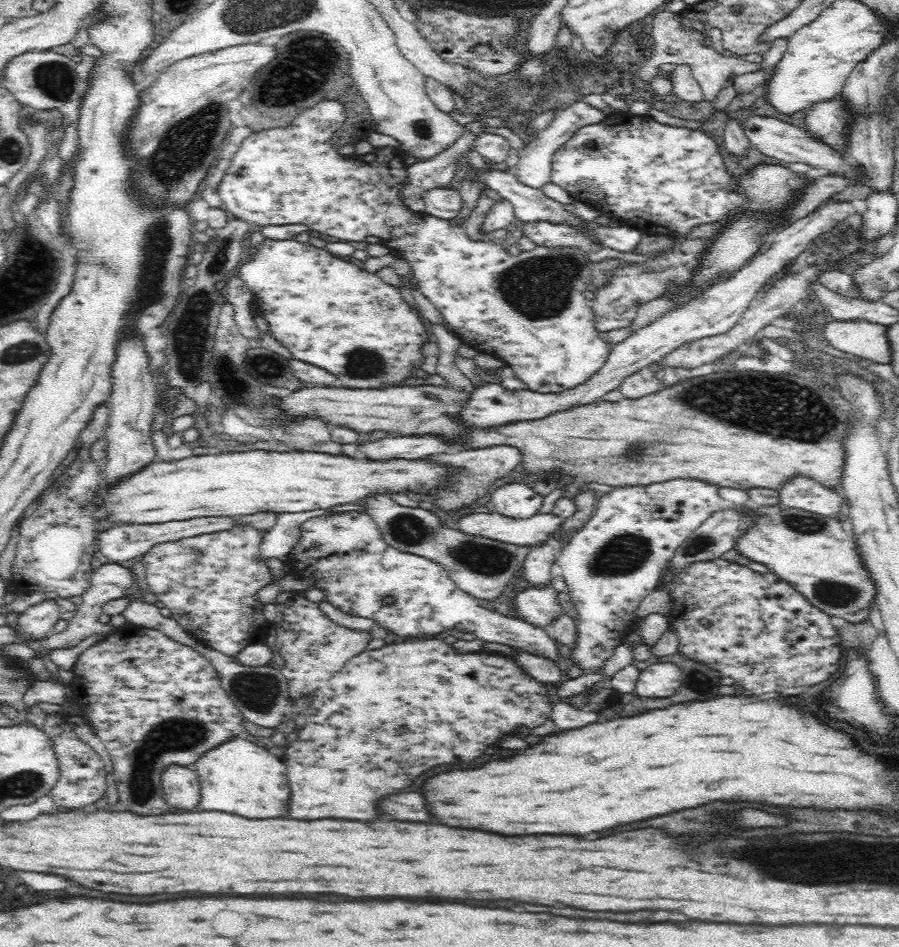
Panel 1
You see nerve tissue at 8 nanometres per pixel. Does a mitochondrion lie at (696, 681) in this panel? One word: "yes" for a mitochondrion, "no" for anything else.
yes

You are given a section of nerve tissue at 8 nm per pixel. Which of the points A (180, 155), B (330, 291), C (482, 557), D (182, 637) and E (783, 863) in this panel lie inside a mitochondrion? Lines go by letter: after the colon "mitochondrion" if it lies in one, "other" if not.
A: mitochondrion
B: other
C: mitochondrion
D: other
E: mitochondrion

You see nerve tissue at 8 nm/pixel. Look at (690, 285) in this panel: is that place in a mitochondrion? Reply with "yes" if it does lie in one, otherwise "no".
no

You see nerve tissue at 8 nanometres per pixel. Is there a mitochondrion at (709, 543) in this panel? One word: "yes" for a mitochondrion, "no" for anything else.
yes

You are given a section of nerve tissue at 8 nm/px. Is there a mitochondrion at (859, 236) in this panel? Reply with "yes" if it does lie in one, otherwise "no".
no

